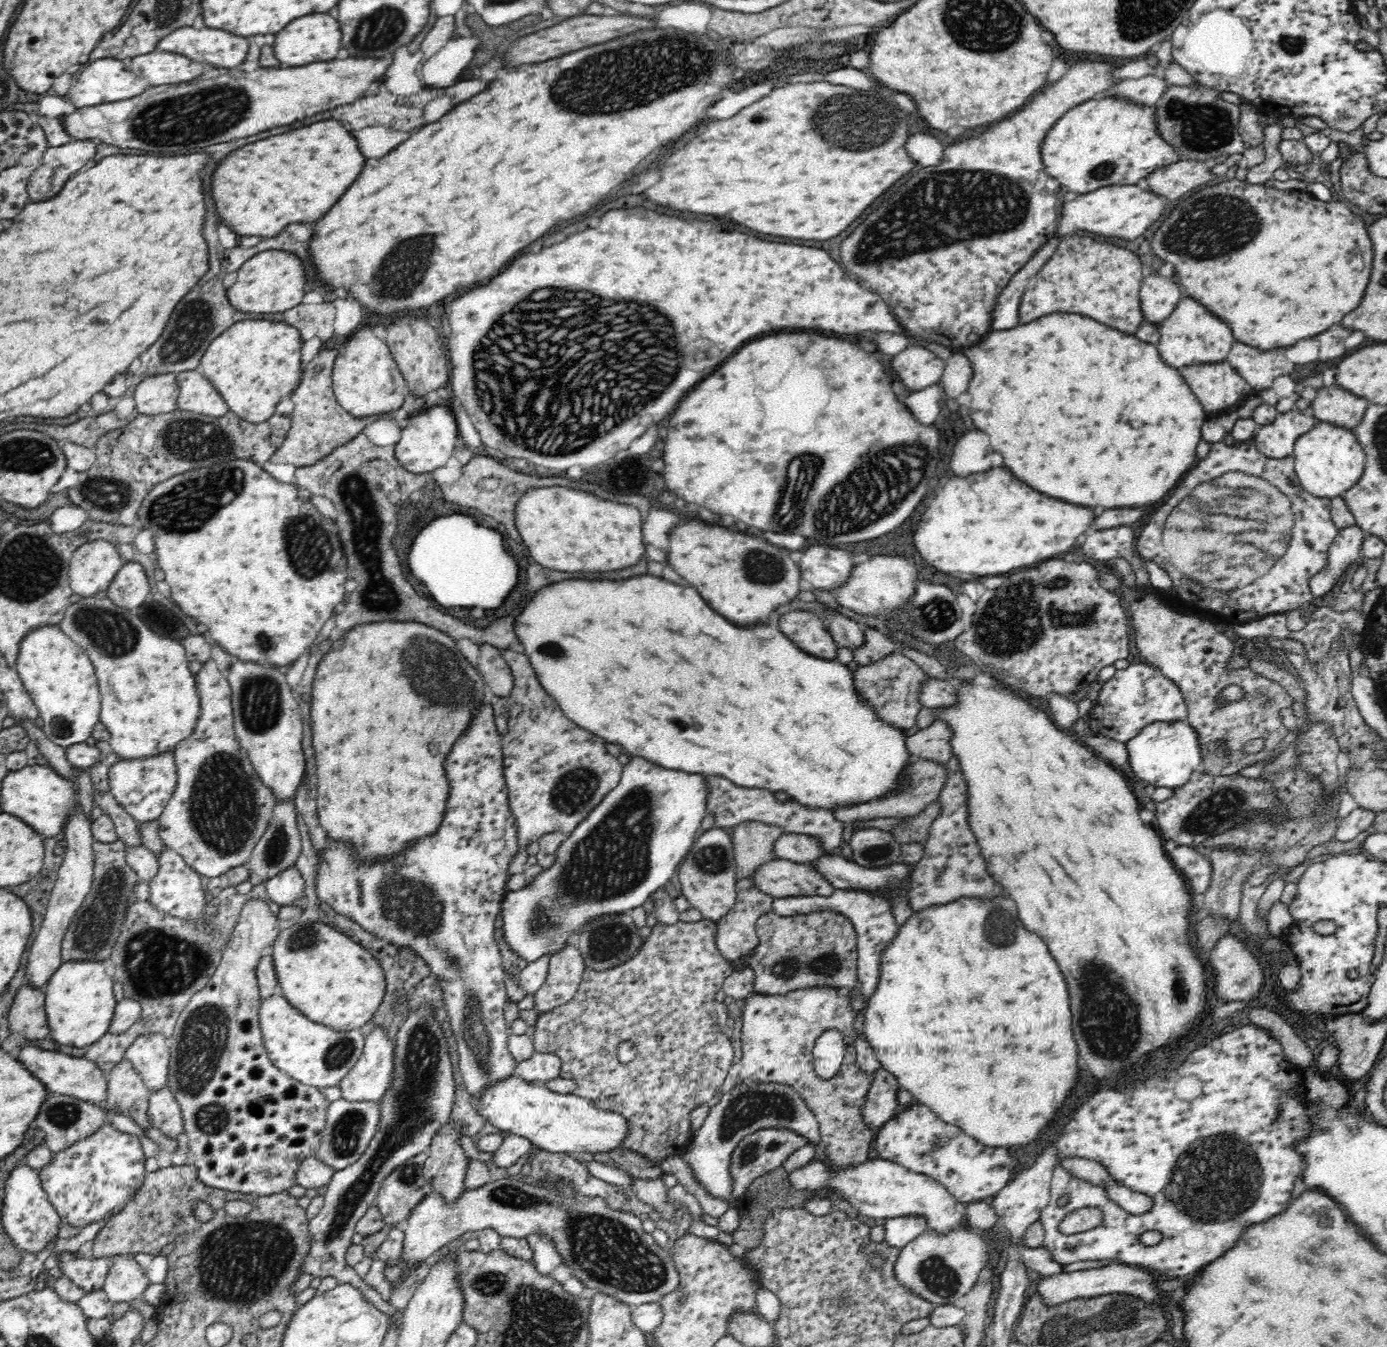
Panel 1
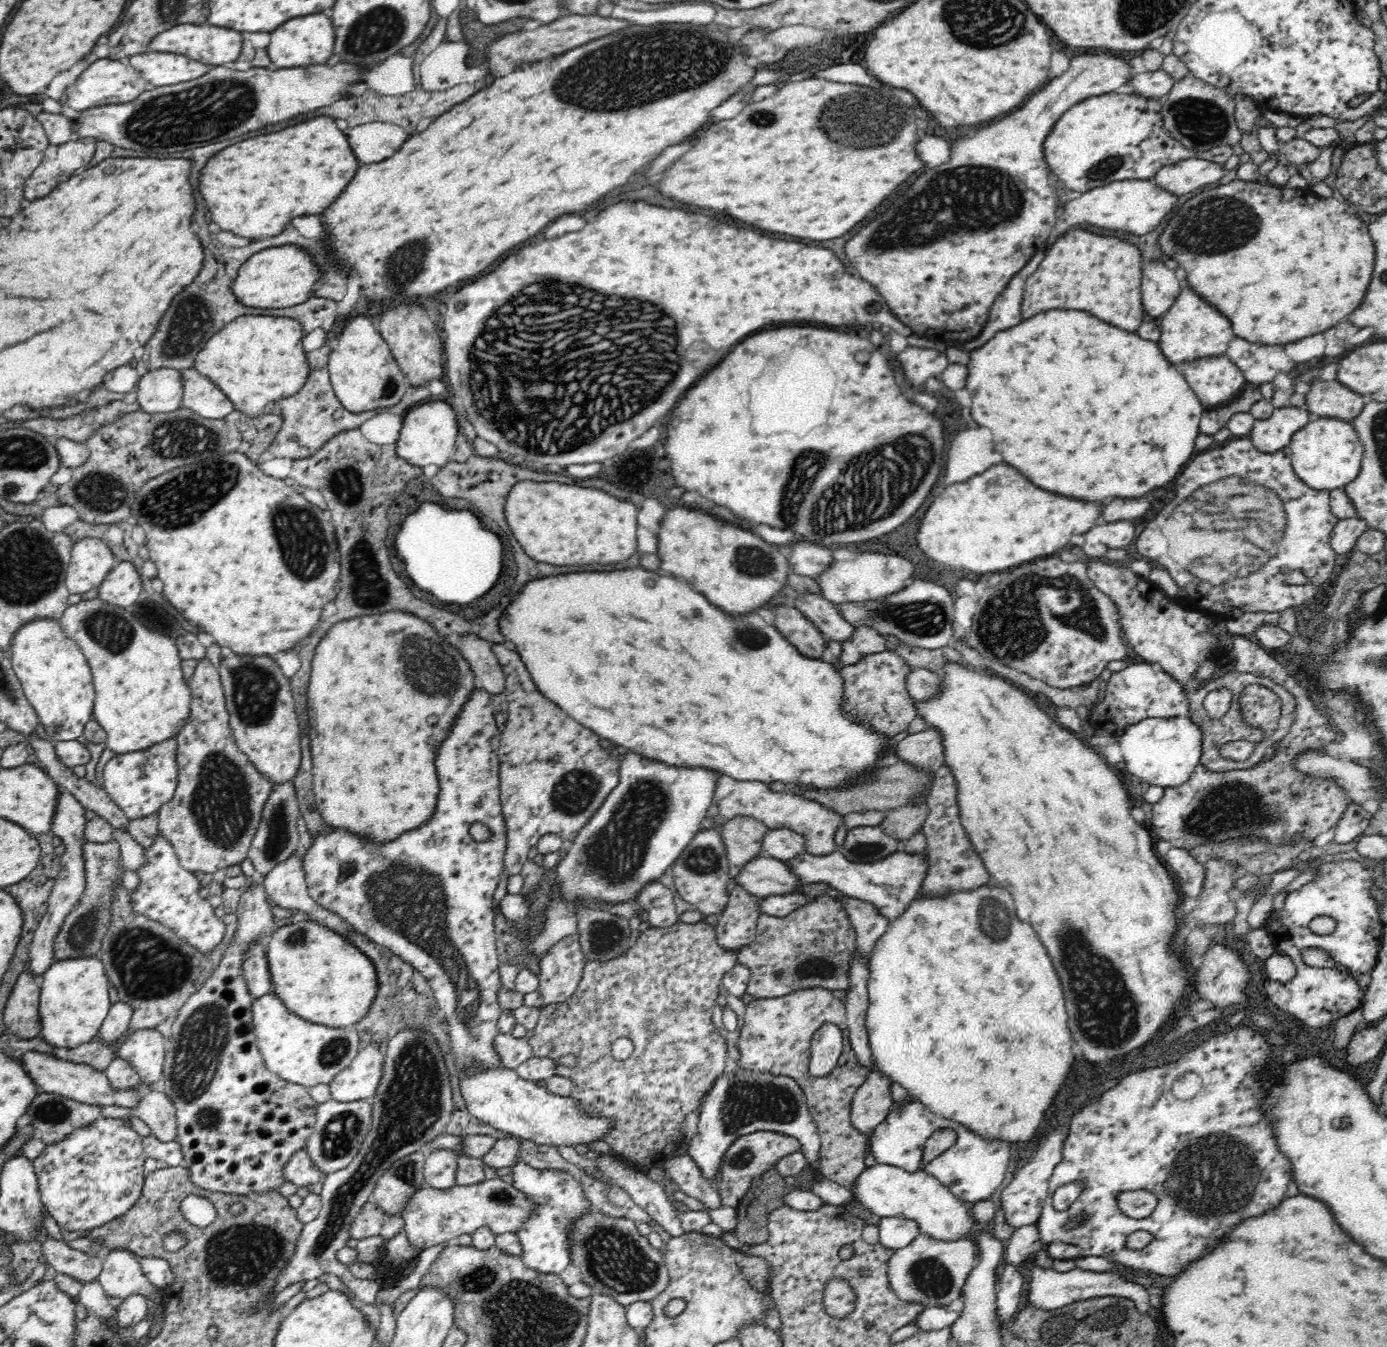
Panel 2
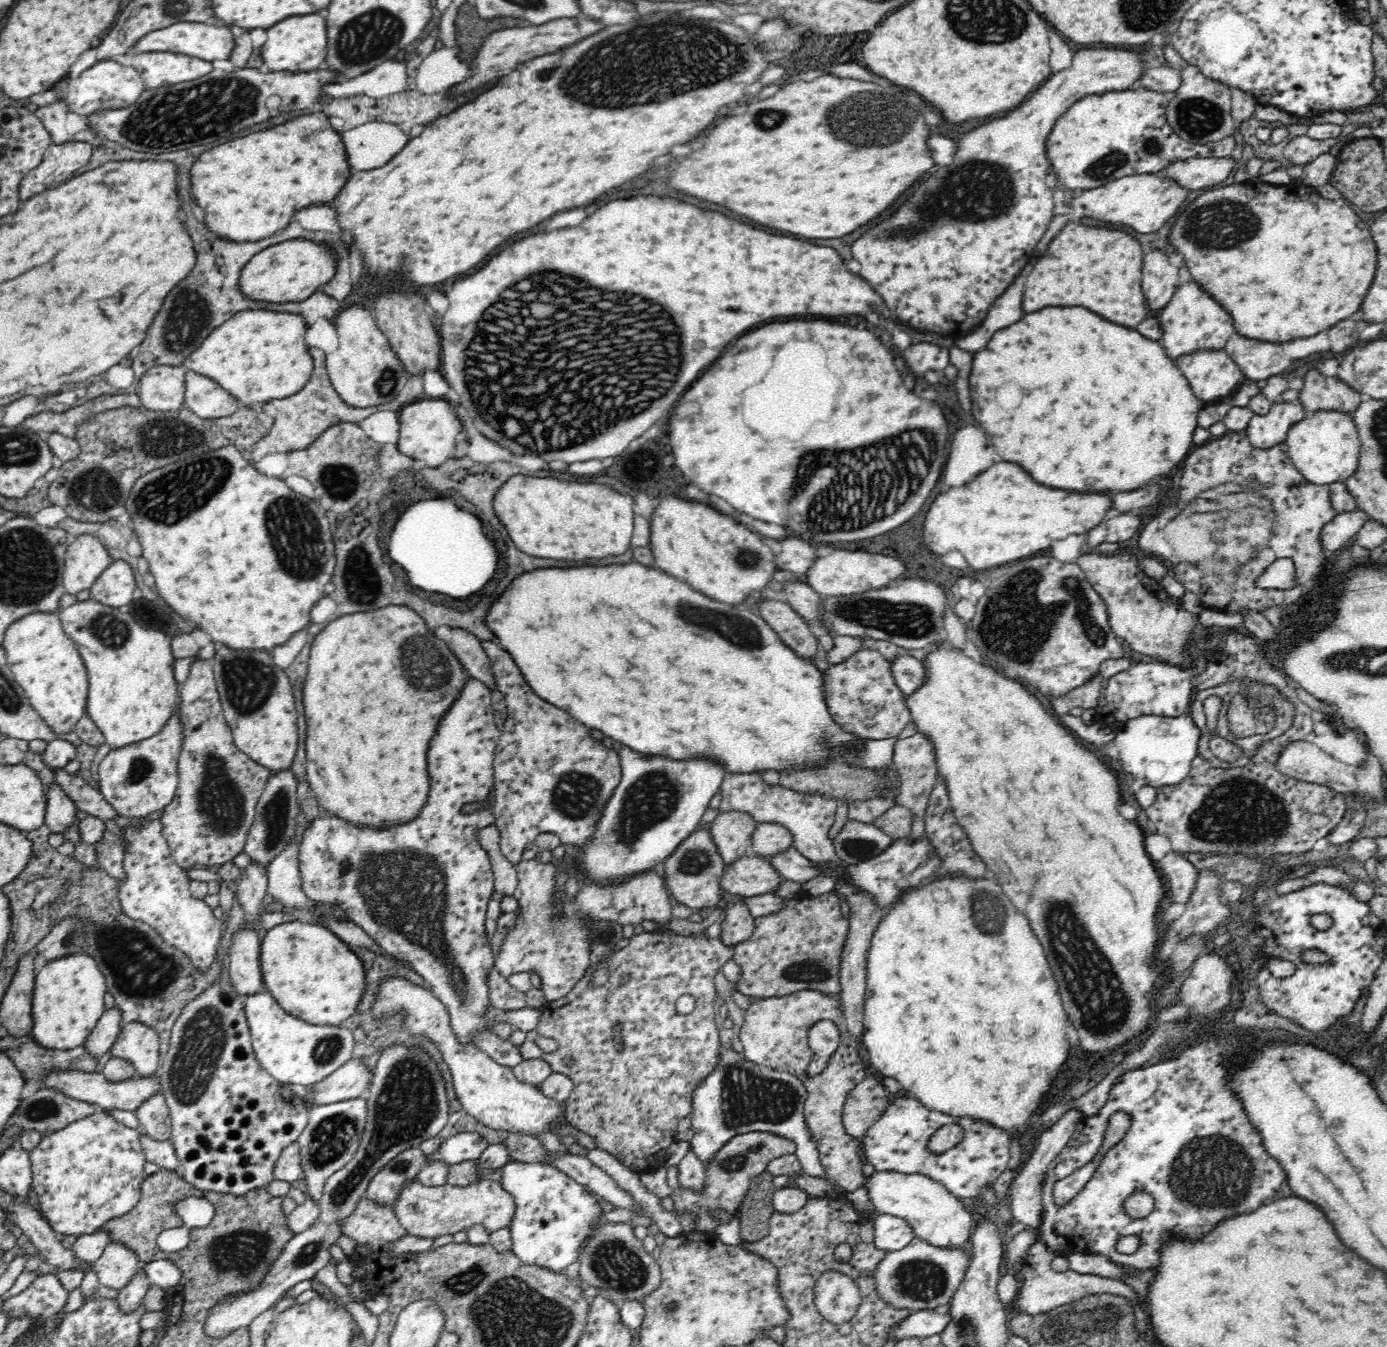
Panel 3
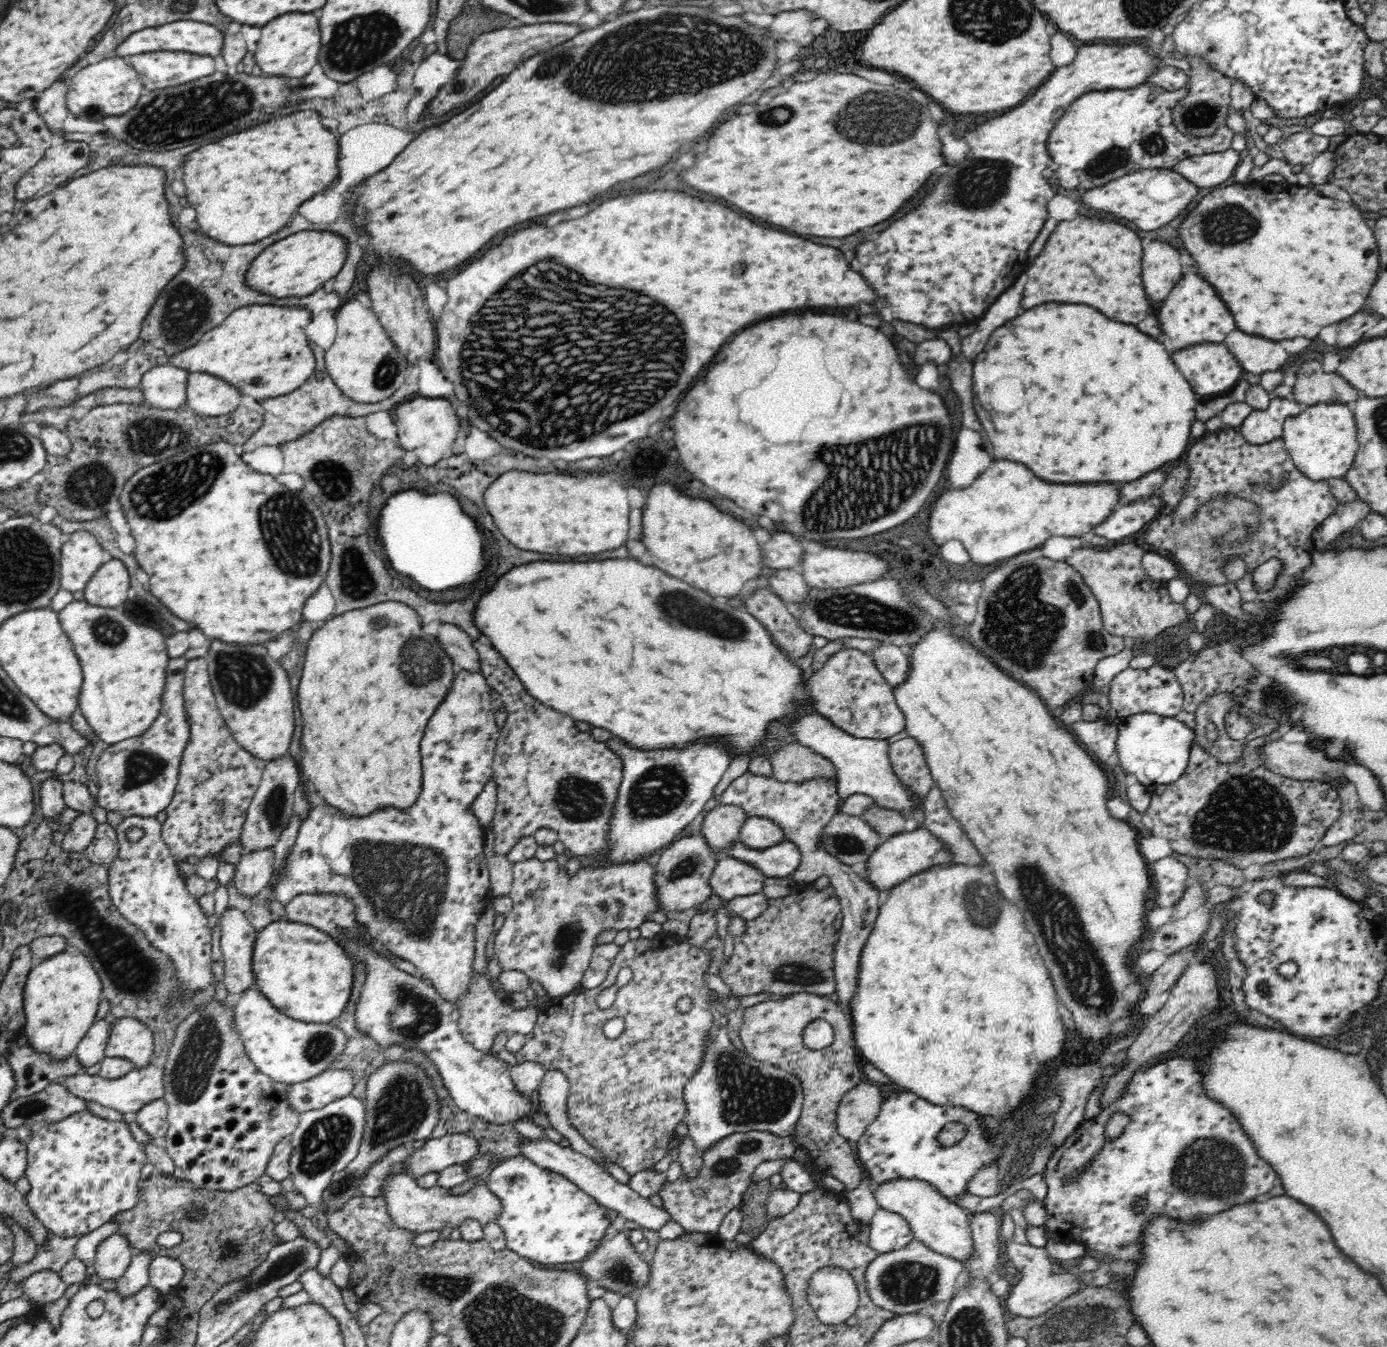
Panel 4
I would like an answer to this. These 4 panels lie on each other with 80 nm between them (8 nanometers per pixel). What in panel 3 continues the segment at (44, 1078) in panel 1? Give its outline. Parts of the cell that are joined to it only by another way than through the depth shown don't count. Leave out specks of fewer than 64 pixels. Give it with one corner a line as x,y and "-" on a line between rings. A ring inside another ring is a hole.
56,1071
45,1076
43,1086
57,1088
66,1096
81,1100
82,1102
89,1102
100,1109
118,1108
118,1110
128,1110
128,1112
135,1112
145,1100
161,1092
161,1083
157,1073
150,1074
150,1076
136,1074
136,1076
120,1080
120,1082
110,1082
100,1071
94,1073

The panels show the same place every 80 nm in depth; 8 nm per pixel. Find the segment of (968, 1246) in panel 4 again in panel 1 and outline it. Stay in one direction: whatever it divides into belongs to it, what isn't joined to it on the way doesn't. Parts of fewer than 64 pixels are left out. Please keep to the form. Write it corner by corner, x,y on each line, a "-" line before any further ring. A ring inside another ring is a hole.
868,1160
858,1168
831,1171
824,1161
810,1162
804,1168
788,1174
793,1191
803,1190
819,1192
823,1189
836,1189
843,1199
858,1208
860,1215
870,1218
897,1219
904,1216
924,1218
927,1230
941,1236
952,1230
968,1226
966,1223
966,1204
950,1193
938,1180
921,1173
912,1172
890,1160

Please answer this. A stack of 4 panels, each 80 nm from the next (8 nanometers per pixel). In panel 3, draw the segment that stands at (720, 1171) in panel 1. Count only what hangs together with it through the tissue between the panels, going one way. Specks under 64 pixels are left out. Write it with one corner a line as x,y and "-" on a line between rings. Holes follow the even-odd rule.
724,1047
722,1052
718,1052
718,1064
714,1066
714,1070
706,1078
702,1078
702,1082
692,1090
690,1120
694,1134
689,1141
692,1151
706,1166
732,1136
746,1132
771,1132
792,1139
796,1143
795,1156
806,1174
824,1179
834,1186
838,1193
844,1193
844,1188
832,1183
830,1177
826,1175
816,1143
806,1129
804,1120
806,1096
806,1087
797,1076
774,1070
769,1066
754,1064
732,1047

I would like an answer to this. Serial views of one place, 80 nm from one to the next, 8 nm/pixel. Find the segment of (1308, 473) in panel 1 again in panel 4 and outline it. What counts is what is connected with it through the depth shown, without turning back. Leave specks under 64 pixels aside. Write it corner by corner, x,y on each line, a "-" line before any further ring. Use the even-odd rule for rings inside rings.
1343,402
1318,403
1304,408
1296,417
1288,417
1281,437
1295,467
1312,480
1344,476
1359,446
1354,413

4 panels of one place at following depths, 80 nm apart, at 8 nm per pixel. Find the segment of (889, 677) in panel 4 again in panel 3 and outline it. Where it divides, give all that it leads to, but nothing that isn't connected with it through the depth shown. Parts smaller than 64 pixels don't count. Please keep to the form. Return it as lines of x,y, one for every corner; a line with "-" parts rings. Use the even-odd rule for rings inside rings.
896,653
891,659
886,659
894,683
903,695
915,692
925,678
922,661
910,654

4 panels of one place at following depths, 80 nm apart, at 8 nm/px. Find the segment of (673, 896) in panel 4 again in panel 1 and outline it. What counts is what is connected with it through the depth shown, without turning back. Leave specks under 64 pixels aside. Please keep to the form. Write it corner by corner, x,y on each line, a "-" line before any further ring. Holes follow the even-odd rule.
720,828
706,830
689,848
676,870
682,894
706,920
717,922
732,908
736,898
734,849
730,835

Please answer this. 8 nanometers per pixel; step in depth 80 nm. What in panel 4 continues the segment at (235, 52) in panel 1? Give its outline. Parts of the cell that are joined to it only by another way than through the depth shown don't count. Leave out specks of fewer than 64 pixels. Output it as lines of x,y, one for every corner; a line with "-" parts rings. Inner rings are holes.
174,20
174,22
162,24
162,26
142,28
142,30
130,32
122,40
122,44
116,46
114,56
122,58
124,56
144,54
145,52
184,51
215,57
220,55
222,42
224,42
224,37
222,37
222,31
218,27
195,20

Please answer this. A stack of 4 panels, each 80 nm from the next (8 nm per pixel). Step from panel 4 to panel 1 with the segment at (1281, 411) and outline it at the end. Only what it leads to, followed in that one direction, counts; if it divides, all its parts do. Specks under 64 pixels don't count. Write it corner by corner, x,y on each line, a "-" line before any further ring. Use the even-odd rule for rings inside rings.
1295,408
1288,412
1277,412
1272,422
1258,425
1252,442
1266,456
1292,456
1294,440
1306,434
1314,424
1314,416
1308,416

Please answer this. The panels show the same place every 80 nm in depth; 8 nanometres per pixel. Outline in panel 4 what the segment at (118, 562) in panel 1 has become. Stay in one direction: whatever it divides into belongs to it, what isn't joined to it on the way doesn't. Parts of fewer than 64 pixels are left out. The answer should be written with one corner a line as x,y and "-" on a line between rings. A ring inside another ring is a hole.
70,532
60,546
60,586
68,592
83,590
100,564
108,560
104,548
89,532

